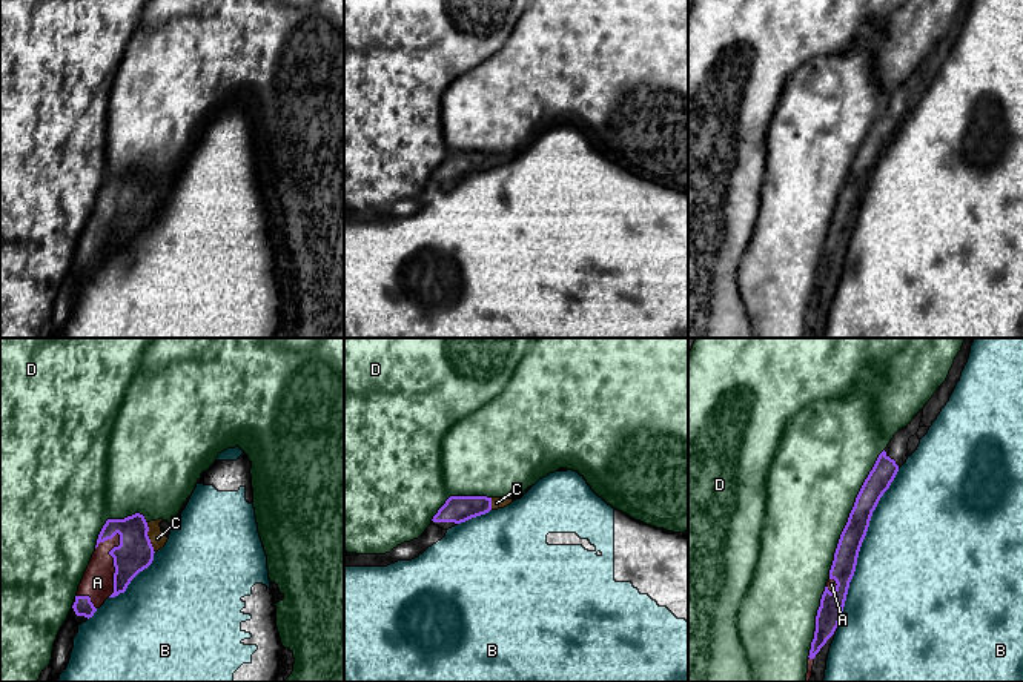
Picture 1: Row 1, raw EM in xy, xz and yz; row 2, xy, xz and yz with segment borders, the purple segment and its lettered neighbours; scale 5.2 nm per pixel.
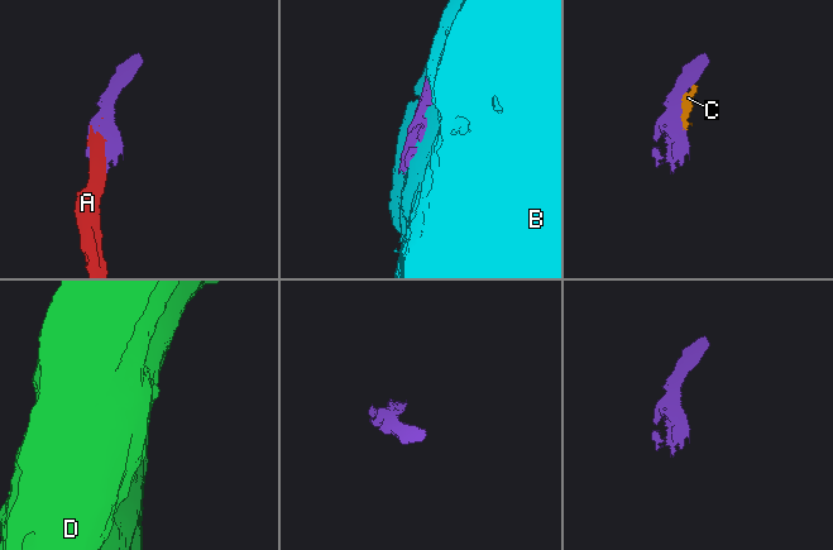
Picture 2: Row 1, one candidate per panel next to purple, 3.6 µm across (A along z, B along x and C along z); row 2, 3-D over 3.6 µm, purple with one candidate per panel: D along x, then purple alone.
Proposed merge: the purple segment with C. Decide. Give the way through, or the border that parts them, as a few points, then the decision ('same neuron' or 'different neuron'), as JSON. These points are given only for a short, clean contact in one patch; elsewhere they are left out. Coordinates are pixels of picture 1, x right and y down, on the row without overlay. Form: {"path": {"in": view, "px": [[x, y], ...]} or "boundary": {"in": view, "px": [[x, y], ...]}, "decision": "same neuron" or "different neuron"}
{"decision": "same neuron"}

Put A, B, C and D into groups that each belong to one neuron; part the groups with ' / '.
A C / B / D

